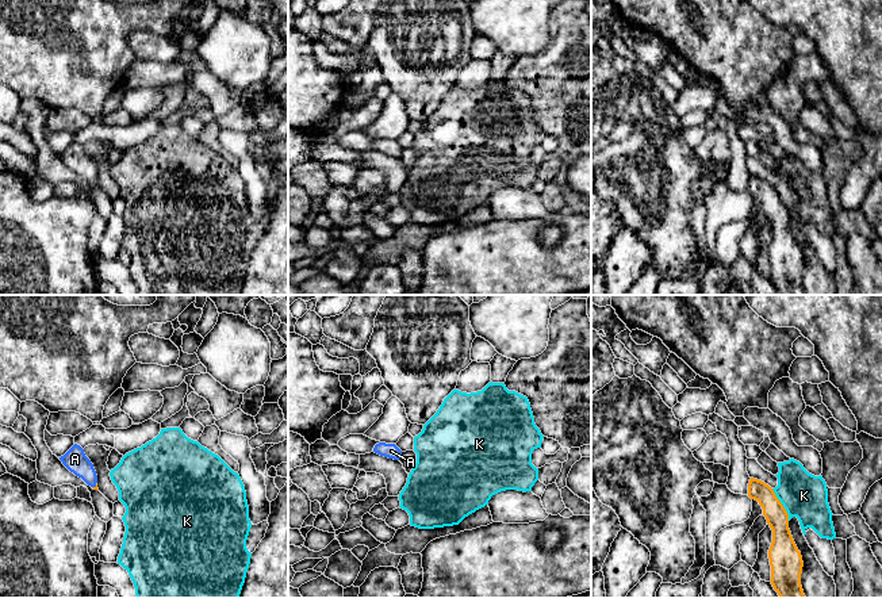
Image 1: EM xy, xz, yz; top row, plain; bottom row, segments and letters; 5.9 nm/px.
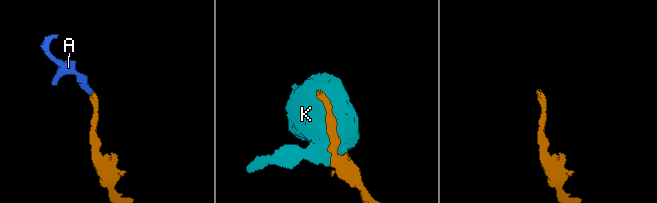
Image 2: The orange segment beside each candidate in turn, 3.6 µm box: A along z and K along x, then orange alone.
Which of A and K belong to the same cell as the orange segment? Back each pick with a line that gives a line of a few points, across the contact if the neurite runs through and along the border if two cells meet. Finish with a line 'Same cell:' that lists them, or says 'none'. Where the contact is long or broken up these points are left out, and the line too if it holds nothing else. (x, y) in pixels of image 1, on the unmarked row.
A: xy (96, 181), (94, 184), (91, 175), (75, 156)
Same cell: A

